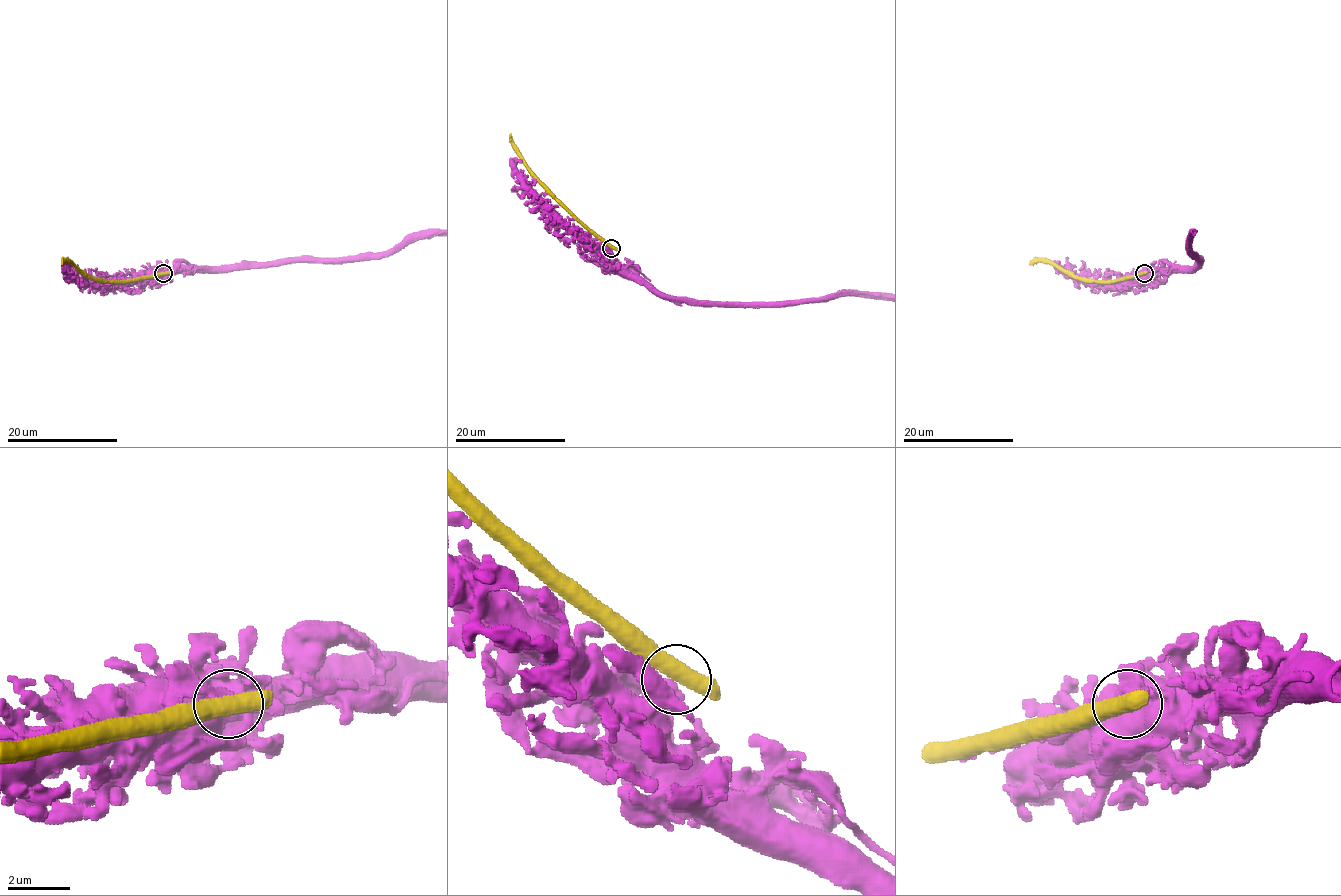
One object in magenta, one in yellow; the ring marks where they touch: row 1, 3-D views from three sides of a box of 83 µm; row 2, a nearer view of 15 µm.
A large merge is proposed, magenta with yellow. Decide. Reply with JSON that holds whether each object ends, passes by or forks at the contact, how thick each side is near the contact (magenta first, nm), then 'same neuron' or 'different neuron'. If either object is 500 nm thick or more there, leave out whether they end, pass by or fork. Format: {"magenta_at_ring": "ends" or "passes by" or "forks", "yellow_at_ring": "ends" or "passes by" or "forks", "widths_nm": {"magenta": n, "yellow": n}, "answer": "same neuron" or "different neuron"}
{"magenta_at_ring": "ends", "yellow_at_ring": "passes by", "widths_nm": {"magenta": 380, "yellow": 480}, "answer": "different neuron"}

